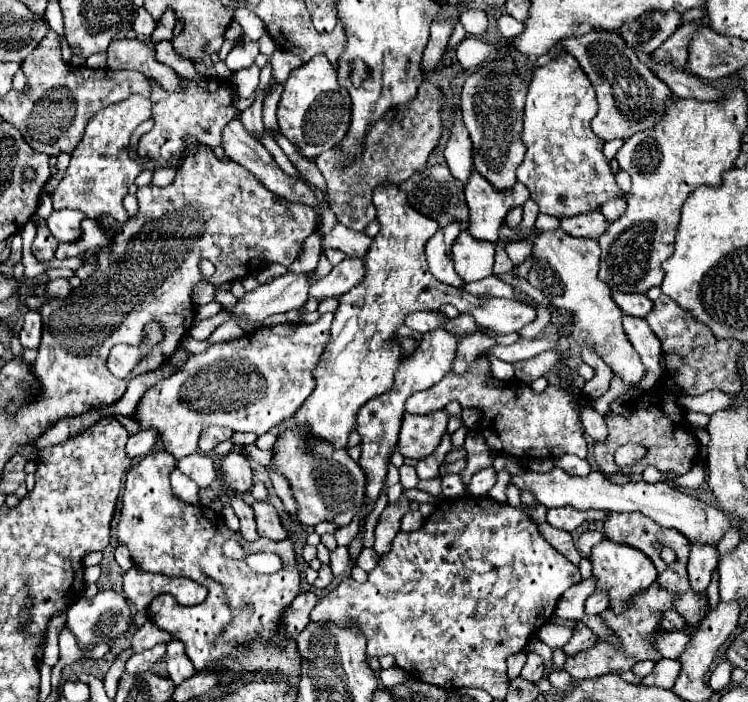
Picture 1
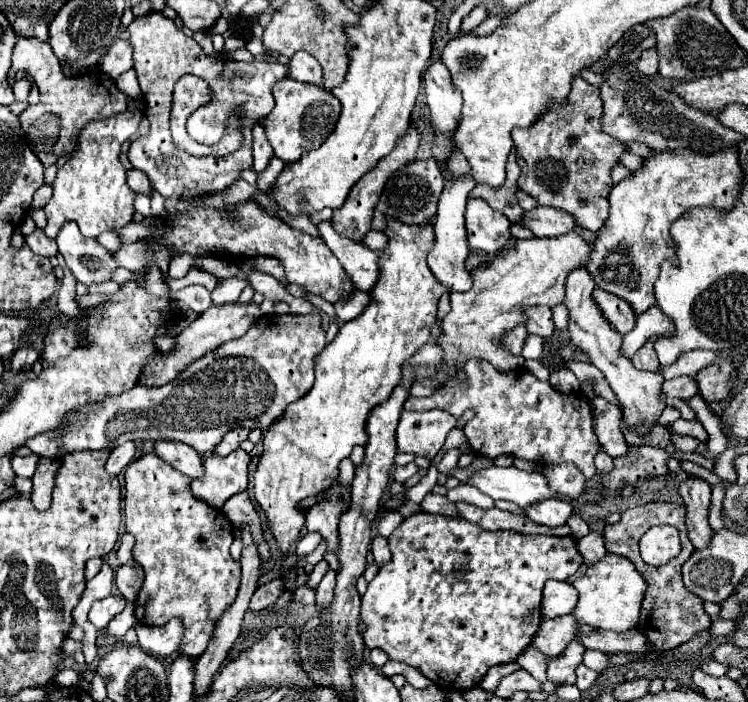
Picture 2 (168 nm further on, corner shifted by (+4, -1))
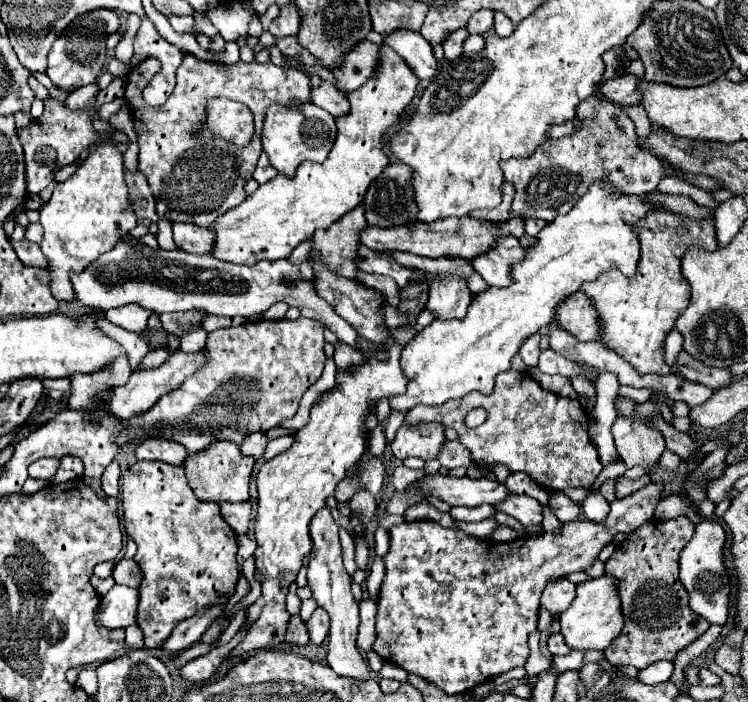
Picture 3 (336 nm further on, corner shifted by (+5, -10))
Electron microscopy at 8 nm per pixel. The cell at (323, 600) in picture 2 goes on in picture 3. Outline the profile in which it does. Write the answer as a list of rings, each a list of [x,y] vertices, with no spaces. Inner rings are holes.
[[[317,606],[313,616],[307,620],[307,628],[309,628],[311,642],[321,644],[329,632],[329,614],[325,610],[321,610],[321,606]]]

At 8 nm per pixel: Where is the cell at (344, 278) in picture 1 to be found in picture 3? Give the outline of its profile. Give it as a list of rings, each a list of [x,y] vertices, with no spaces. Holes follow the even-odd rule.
[[[357,270],[357,280],[361,284],[365,284],[367,288],[373,288],[377,290],[387,304],[391,306],[397,306],[397,300],[399,300],[399,286],[395,284],[395,280],[391,280],[389,276],[377,276],[377,274],[367,274],[367,272],[361,272]]]

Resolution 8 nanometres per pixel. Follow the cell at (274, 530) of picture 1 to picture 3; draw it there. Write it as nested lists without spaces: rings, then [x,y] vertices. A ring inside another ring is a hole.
[[[251,502],[239,504],[221,504],[221,516],[225,522],[237,532],[237,536],[247,534],[249,520],[251,520]]]

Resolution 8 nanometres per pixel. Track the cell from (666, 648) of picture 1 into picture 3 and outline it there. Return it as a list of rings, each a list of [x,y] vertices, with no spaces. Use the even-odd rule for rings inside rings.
[[[557,632],[557,634],[551,634],[551,636],[549,636],[547,648],[549,648],[549,652],[551,652],[551,654],[555,654],[555,656],[557,656],[557,654],[565,656],[565,654],[569,654],[569,652],[571,652],[571,648],[565,644],[565,640],[563,640],[561,632]]]

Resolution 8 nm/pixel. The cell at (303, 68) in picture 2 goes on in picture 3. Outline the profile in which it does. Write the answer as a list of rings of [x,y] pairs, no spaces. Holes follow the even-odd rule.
[[[323,80],[319,86],[313,86],[311,90],[313,90],[311,92],[313,104],[319,106],[319,108],[323,108],[323,110],[327,110],[329,114],[341,116],[341,114],[345,114],[349,110],[347,98],[343,94],[339,94],[337,88],[331,82]]]

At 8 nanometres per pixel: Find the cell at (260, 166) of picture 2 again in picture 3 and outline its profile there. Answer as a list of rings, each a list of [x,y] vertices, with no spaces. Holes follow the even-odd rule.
[[[261,152],[261,158],[259,158],[259,162],[257,162],[257,168],[255,168],[253,178],[255,178],[259,184],[265,184],[265,182],[269,182],[271,178],[275,178],[277,174],[279,174],[279,172],[277,172],[275,168],[271,168],[265,152]]]

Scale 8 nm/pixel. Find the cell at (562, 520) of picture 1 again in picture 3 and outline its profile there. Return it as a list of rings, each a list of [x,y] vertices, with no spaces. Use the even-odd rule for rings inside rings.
[[[513,494],[513,496],[509,496],[509,500],[497,504],[495,508],[513,516],[515,520],[519,520],[525,528],[537,526],[543,522],[543,504],[537,502],[535,498],[529,498],[529,496]]]

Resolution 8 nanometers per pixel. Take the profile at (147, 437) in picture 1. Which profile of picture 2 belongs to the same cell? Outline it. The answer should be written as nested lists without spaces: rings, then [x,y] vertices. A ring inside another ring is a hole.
[[[128,441],[128,443],[120,445],[120,447],[114,447],[114,449],[110,451],[108,461],[106,461],[106,471],[108,471],[110,475],[120,475],[122,469],[132,461],[134,453],[136,453],[136,449],[134,449],[134,443],[132,443],[132,441]]]

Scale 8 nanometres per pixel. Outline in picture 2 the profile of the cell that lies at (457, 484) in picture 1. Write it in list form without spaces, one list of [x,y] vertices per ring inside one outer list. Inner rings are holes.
[[[460,483],[456,489],[448,491],[448,499],[452,503],[468,503],[481,509],[490,509],[494,507],[495,501],[480,492],[476,487]]]

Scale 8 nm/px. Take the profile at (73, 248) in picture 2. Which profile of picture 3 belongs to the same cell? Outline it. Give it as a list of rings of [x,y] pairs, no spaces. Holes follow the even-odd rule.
[[[123,238],[115,246],[115,250],[99,256],[95,270],[83,270],[81,274],[73,272],[71,274],[71,284],[73,284],[73,290],[75,290],[75,298],[83,306],[101,308],[101,310],[109,310],[109,308],[117,308],[117,306],[135,302],[135,304],[139,304],[139,306],[143,306],[147,310],[153,310],[157,314],[181,312],[181,310],[205,310],[205,312],[209,312],[213,316],[227,316],[227,318],[231,318],[231,316],[247,316],[247,318],[251,318],[253,314],[265,312],[269,306],[283,300],[289,306],[299,308],[301,316],[313,318],[313,320],[319,320],[321,324],[325,324],[345,344],[353,346],[353,340],[357,340],[357,332],[341,316],[337,316],[337,312],[321,296],[317,296],[317,292],[313,288],[313,282],[303,280],[301,274],[299,274],[299,268],[289,264],[287,260],[275,260],[275,262],[261,260],[261,264],[241,266],[241,264],[229,264],[229,262],[217,260],[213,256],[197,256],[197,254],[187,254],[187,252],[153,250],[153,248],[147,248],[143,244],[129,244]]]

